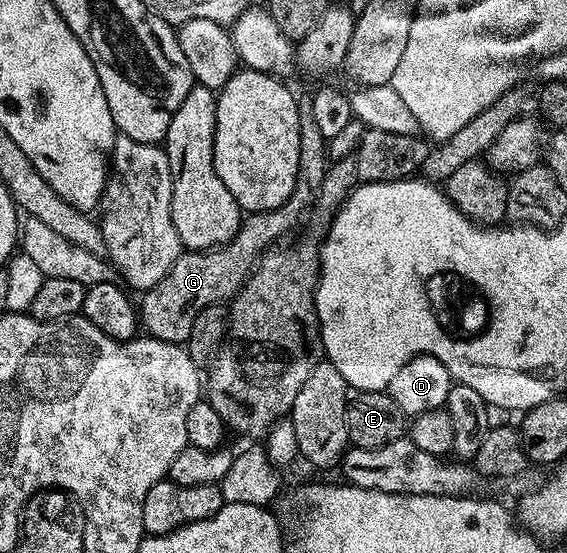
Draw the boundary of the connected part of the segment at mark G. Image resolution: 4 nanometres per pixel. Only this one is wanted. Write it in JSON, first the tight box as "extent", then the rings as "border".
{"extent":[137,101,329,344],"border":[[[307,101],[300,102],[299,105],[299,132],[301,153],[297,181],[291,196],[277,209],[248,214],[240,222],[238,233],[224,247],[213,247],[209,251],[184,250],[177,261],[173,261],[165,277],[161,277],[161,281],[157,281],[157,285],[153,285],[148,291],[142,292],[140,299],[143,300],[138,300],[137,314],[142,330],[150,338],[166,343],[186,344],[189,333],[193,333],[193,321],[197,321],[201,312],[207,307],[223,305],[234,299],[268,248],[276,241],[286,240],[283,238],[302,221],[303,214],[314,208],[315,198],[319,196],[319,190],[327,176],[329,160],[327,140],[321,137],[321,132],[313,121],[313,109]]]}

